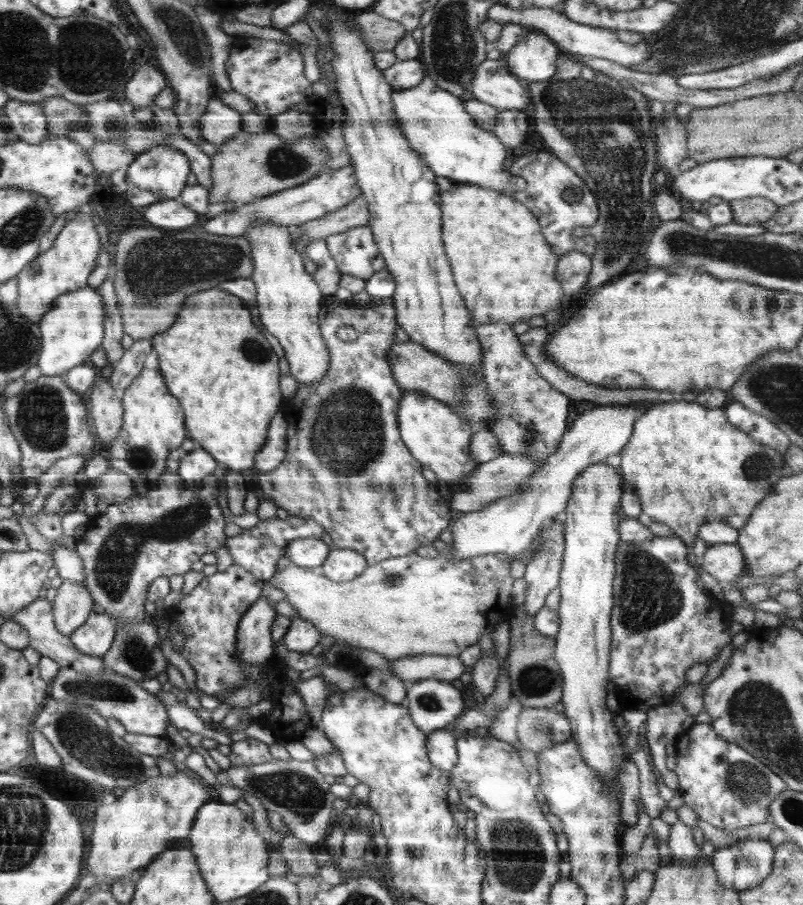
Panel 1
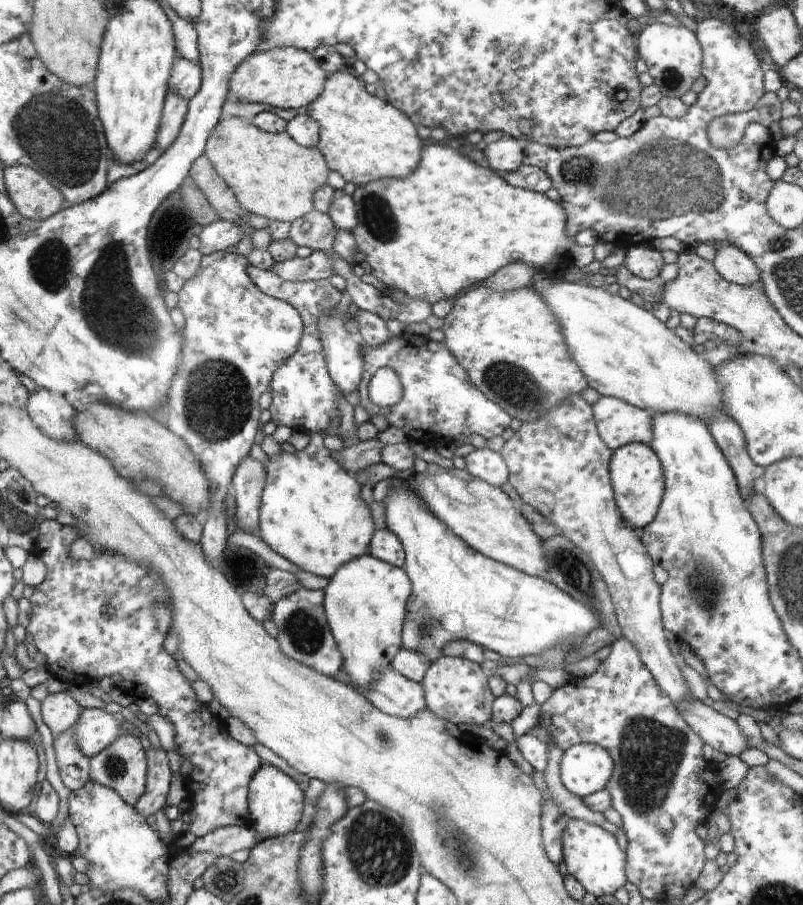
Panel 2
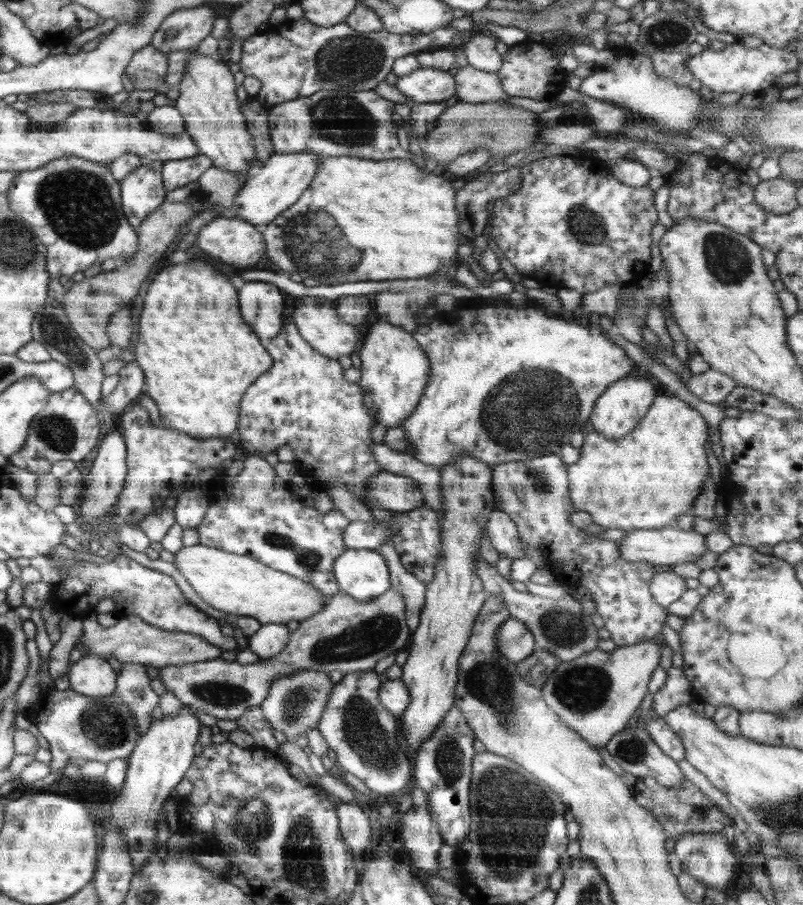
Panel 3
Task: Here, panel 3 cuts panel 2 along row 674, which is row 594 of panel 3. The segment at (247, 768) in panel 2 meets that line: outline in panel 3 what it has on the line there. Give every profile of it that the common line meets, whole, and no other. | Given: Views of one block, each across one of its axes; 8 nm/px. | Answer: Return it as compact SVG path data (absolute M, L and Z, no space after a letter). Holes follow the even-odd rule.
M124 554L106 564L89 561L78 563L68 577L62 578L60 583L52 587L49 600L60 613L80 616L91 613L104 597L112 598L115 604L114 613L118 618L139 616L145 623L170 632L197 634L209 645L225 651L234 645L231 639L220 631L221 623L190 603L172 577L144 567Z

